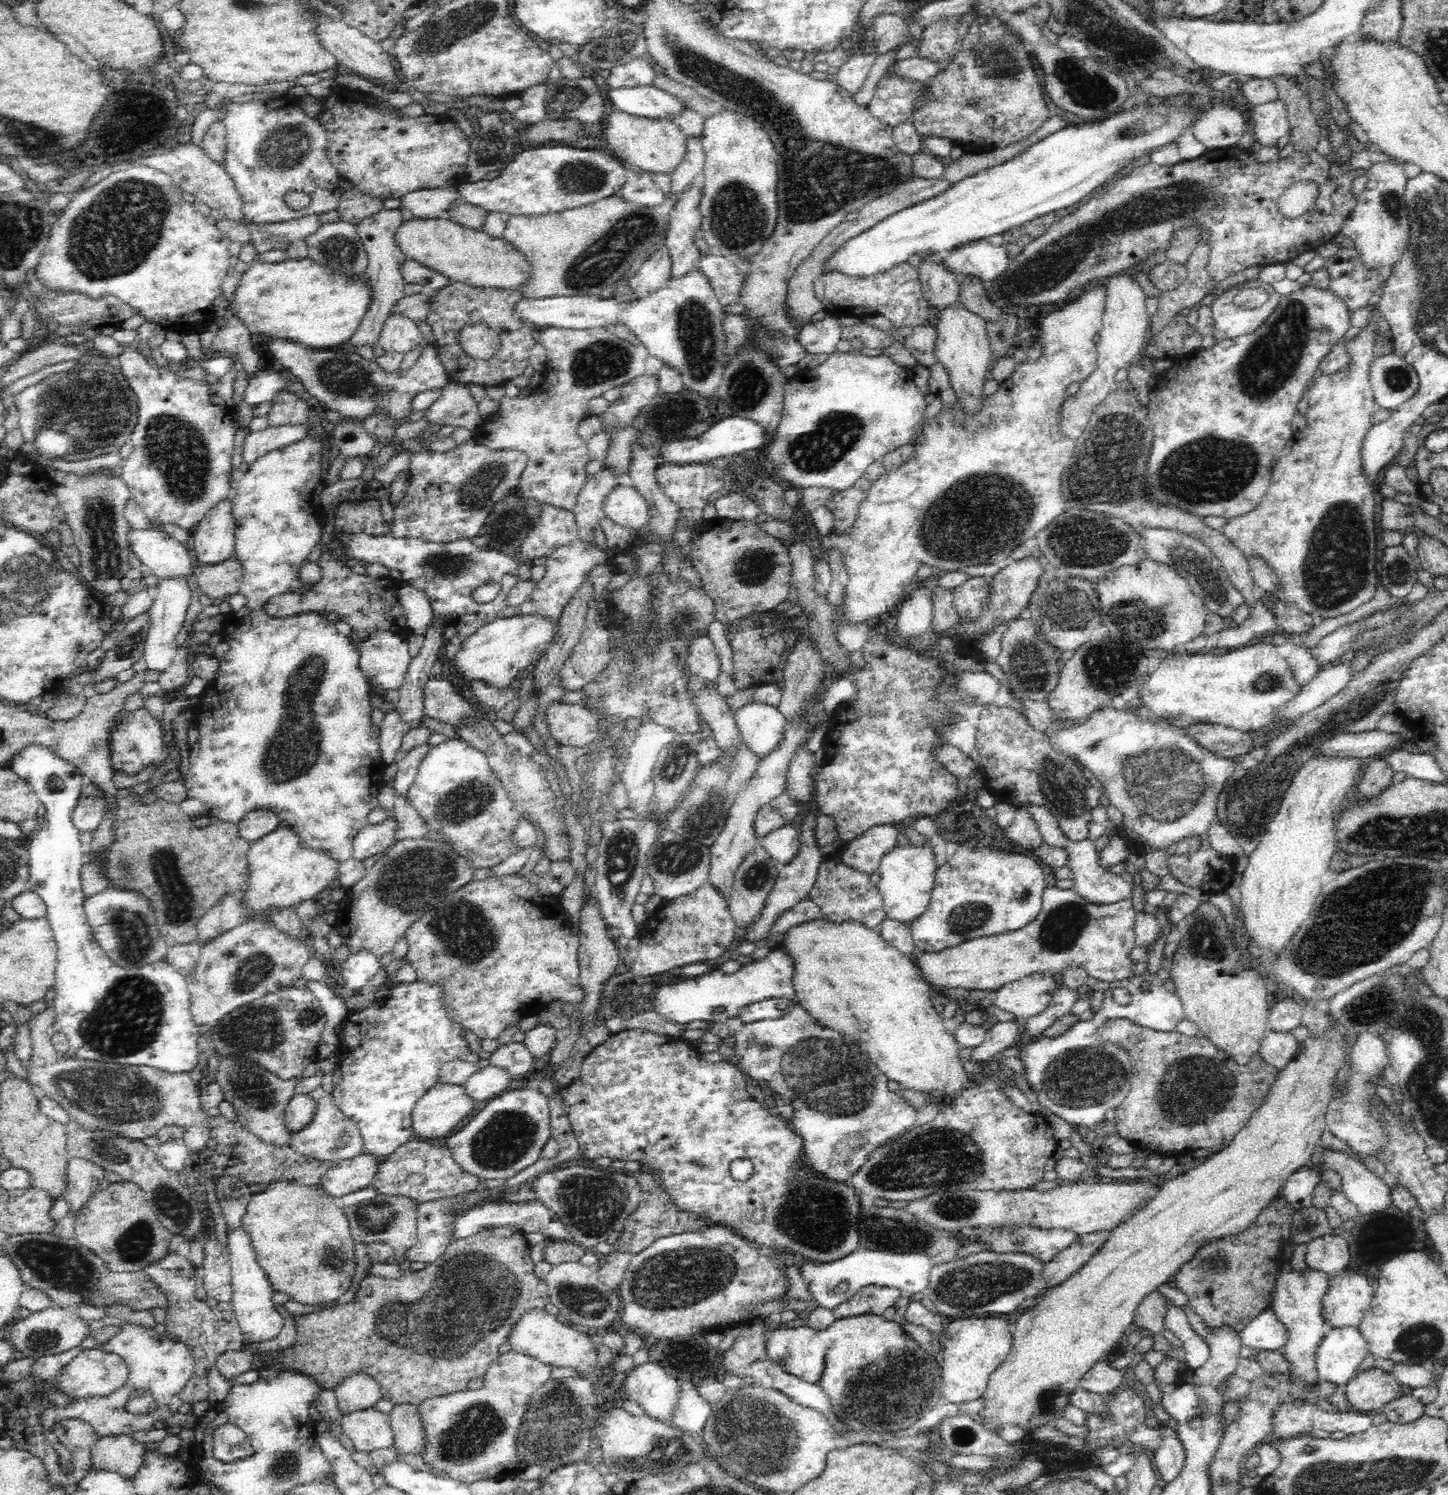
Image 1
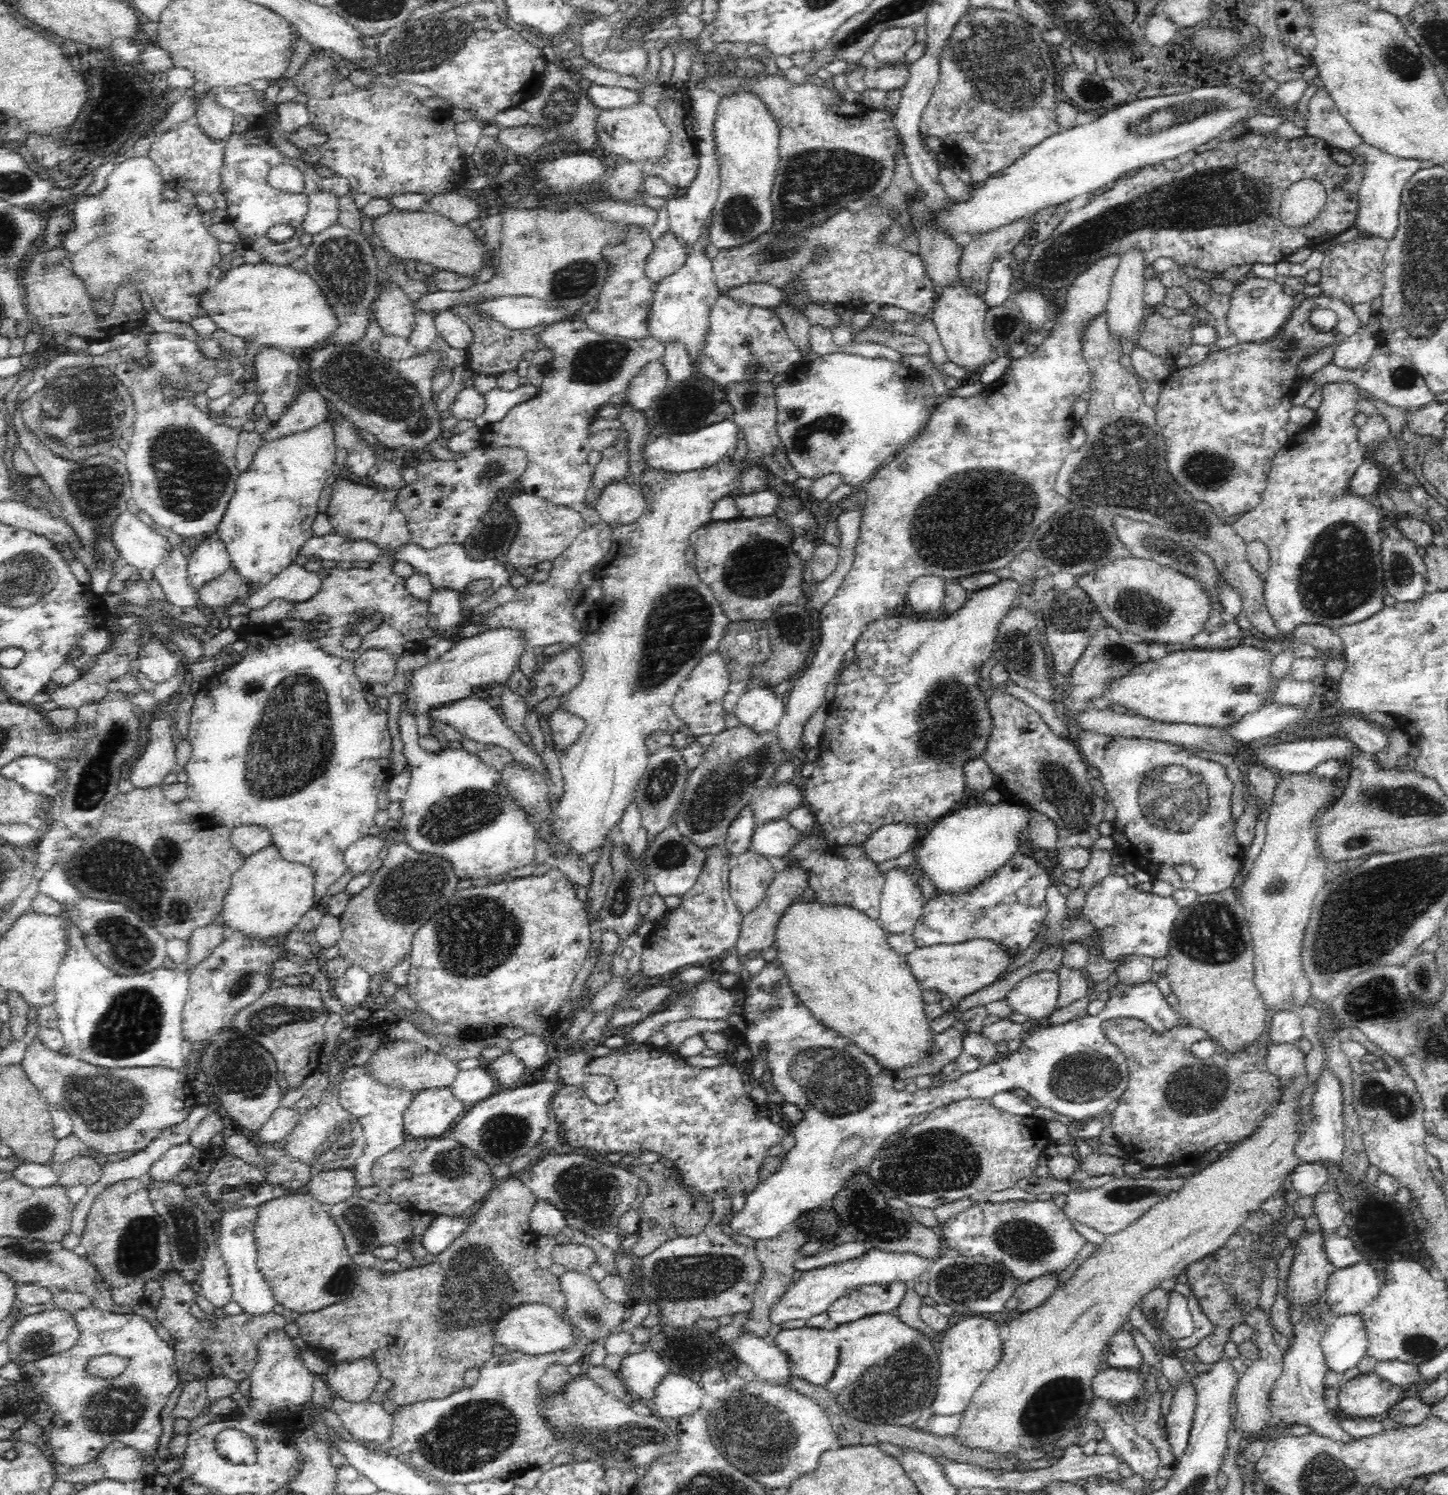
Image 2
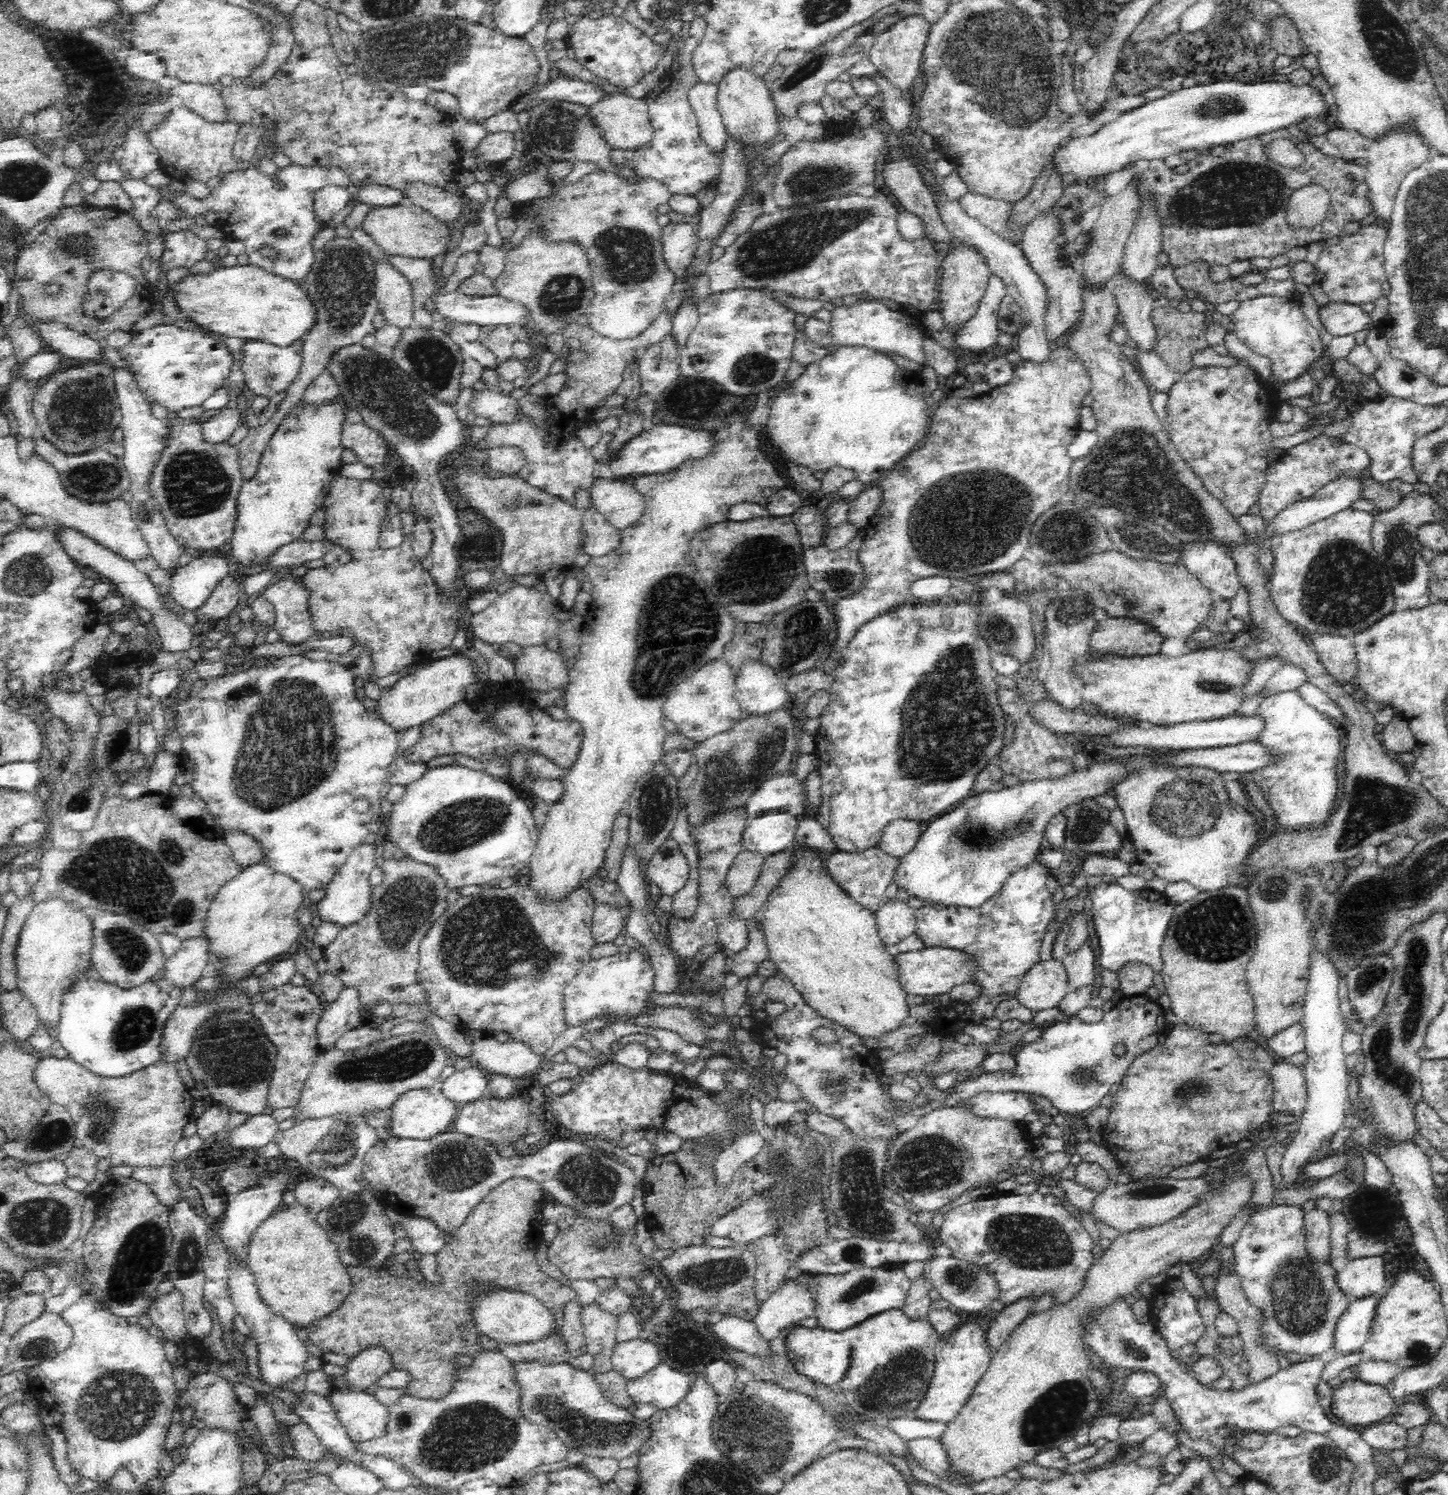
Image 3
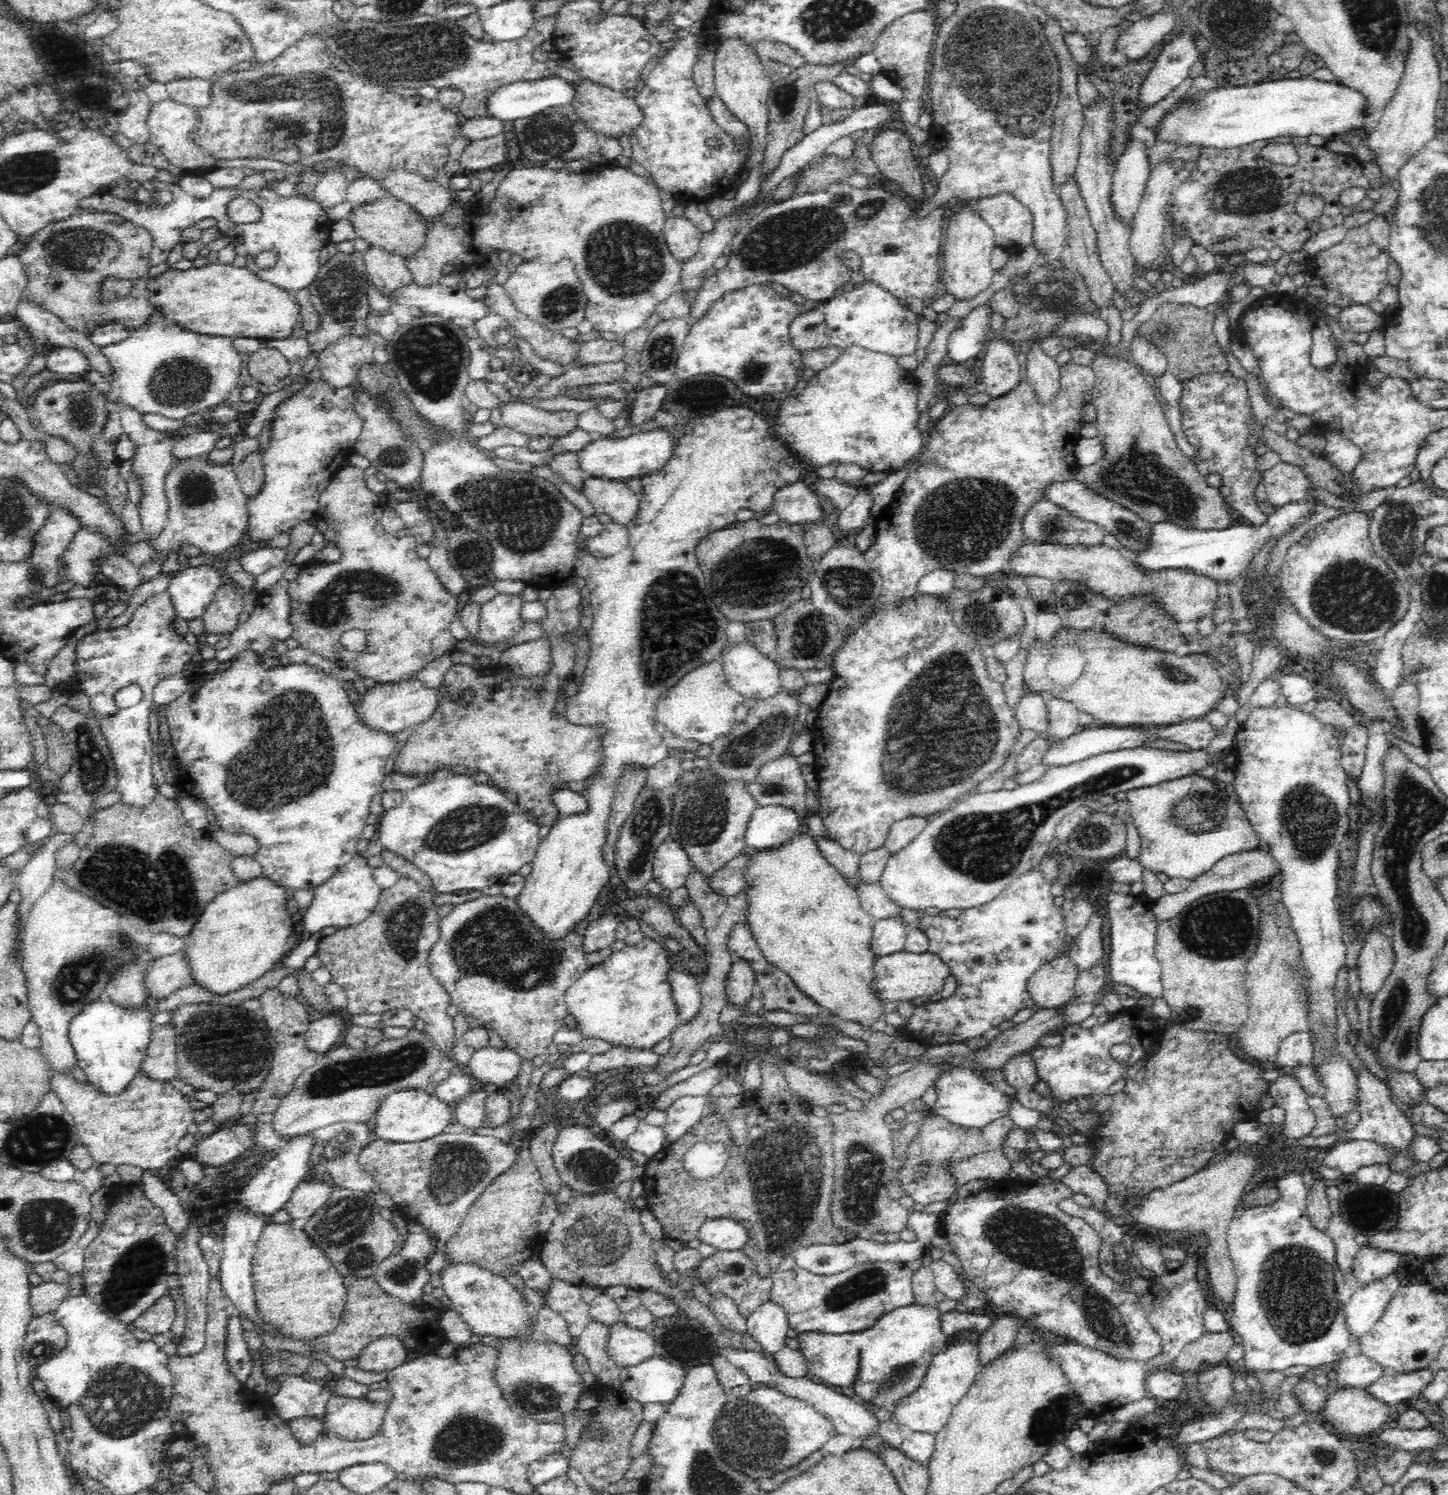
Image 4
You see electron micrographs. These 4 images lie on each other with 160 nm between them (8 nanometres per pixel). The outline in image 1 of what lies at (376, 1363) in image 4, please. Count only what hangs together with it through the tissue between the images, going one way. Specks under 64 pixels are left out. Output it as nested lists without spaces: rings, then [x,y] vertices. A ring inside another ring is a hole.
[[[364,1371],[346,1373],[332,1389],[340,1414],[372,1408],[382,1398],[380,1384]]]

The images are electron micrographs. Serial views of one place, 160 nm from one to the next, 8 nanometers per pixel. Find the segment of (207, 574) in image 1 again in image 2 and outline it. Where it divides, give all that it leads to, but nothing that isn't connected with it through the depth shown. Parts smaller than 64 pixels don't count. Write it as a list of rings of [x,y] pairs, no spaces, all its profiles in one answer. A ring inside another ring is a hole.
[[[231,567],[222,574],[215,582],[204,586],[198,594],[198,602],[210,609],[220,609],[230,607],[238,599],[238,588],[242,586],[243,579],[238,572]]]

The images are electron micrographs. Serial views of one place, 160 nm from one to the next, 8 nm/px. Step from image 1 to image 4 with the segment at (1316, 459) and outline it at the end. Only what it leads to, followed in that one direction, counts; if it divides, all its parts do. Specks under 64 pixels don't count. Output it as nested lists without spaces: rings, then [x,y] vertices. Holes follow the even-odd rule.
[[[1281,461],[1263,472],[1262,481],[1267,501],[1279,507],[1292,502],[1303,502],[1305,490],[1310,486],[1301,468]],[[1352,512],[1347,513],[1340,518],[1334,518],[1334,520],[1328,520],[1328,522],[1322,522],[1315,530],[1308,532],[1305,537],[1299,542],[1292,544],[1284,562],[1282,562],[1281,570],[1279,572],[1279,584],[1282,585],[1283,591],[1286,592],[1287,598],[1291,599],[1291,602],[1295,605],[1295,608],[1300,612],[1300,615],[1304,615],[1317,631],[1324,633],[1328,638],[1334,639],[1337,642],[1345,641],[1348,643],[1354,643],[1357,640],[1362,640],[1364,642],[1376,643],[1378,644],[1386,633],[1394,628],[1404,618],[1408,615],[1408,612],[1413,606],[1413,600],[1411,594],[1408,592],[1408,588],[1404,583],[1398,580],[1396,572],[1384,562],[1384,558],[1375,554],[1373,550],[1370,538],[1369,538],[1369,513],[1367,512]]]

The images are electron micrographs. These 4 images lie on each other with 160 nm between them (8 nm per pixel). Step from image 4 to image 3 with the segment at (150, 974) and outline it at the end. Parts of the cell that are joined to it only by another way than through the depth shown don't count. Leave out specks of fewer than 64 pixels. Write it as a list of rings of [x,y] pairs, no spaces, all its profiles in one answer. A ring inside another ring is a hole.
[[[204,936],[183,940],[180,950],[165,957],[158,977],[176,988],[190,988],[202,980],[202,971],[209,963],[209,950]]]

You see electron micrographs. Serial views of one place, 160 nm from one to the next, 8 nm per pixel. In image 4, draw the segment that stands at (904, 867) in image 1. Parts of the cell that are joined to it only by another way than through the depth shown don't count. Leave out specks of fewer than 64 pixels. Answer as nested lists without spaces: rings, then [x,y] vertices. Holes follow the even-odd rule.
[[[901,918],[876,921],[869,942],[869,951],[876,959],[902,952],[909,929]]]

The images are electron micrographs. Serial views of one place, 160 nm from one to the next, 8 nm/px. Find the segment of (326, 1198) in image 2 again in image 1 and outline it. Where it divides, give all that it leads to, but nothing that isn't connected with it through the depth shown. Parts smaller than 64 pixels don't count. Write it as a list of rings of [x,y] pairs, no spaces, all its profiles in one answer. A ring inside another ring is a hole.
[[[364,1154],[344,1160],[330,1166],[318,1185],[328,1196],[338,1200],[339,1197],[370,1185],[373,1174],[383,1160]]]

